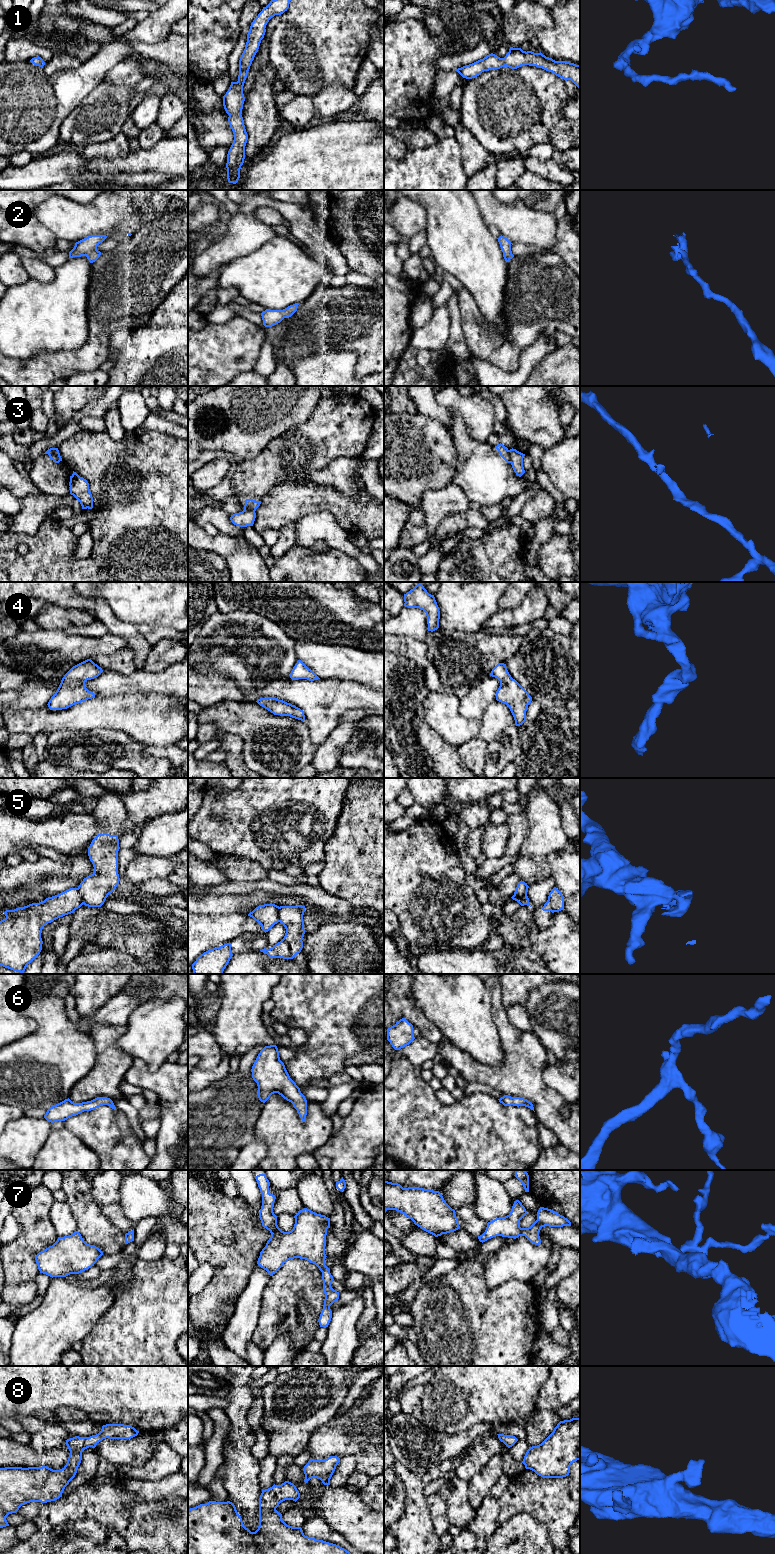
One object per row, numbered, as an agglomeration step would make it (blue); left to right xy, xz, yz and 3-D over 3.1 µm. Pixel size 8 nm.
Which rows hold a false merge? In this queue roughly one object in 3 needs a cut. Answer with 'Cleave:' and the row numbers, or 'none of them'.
Cleave: 3, 5

